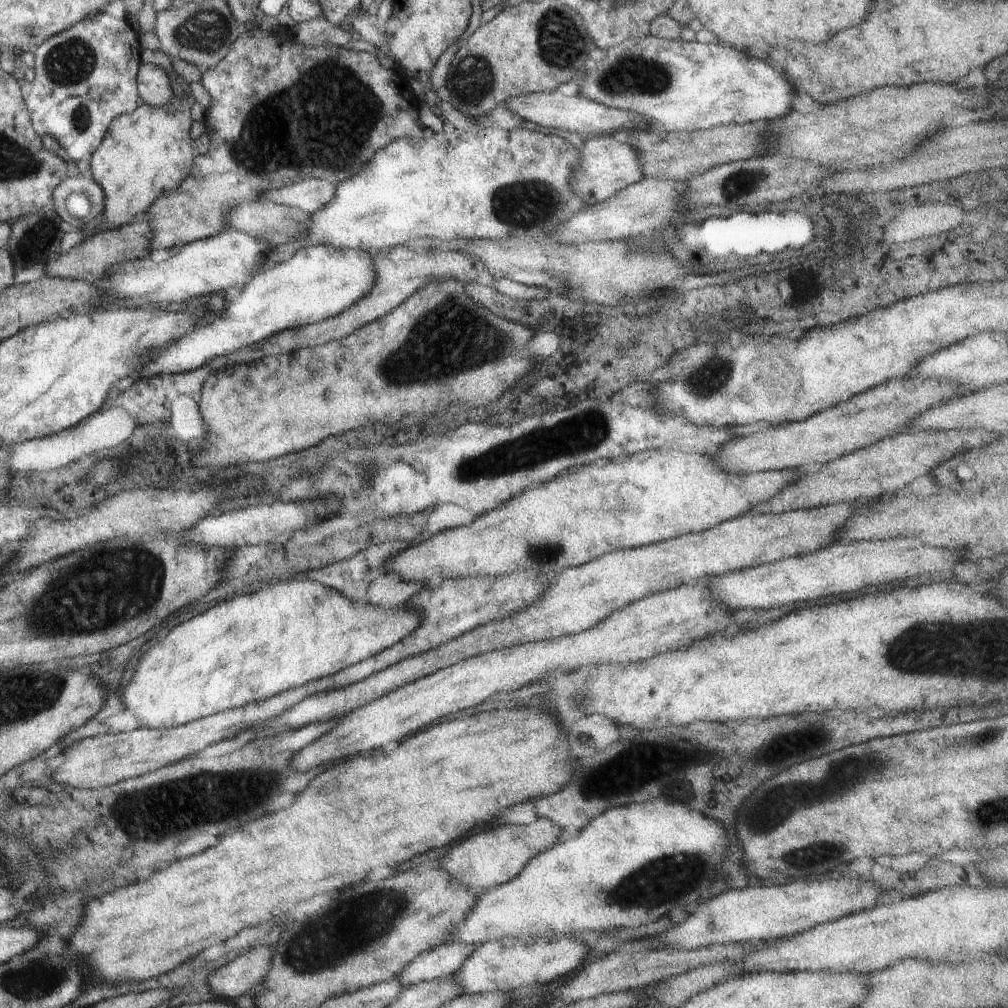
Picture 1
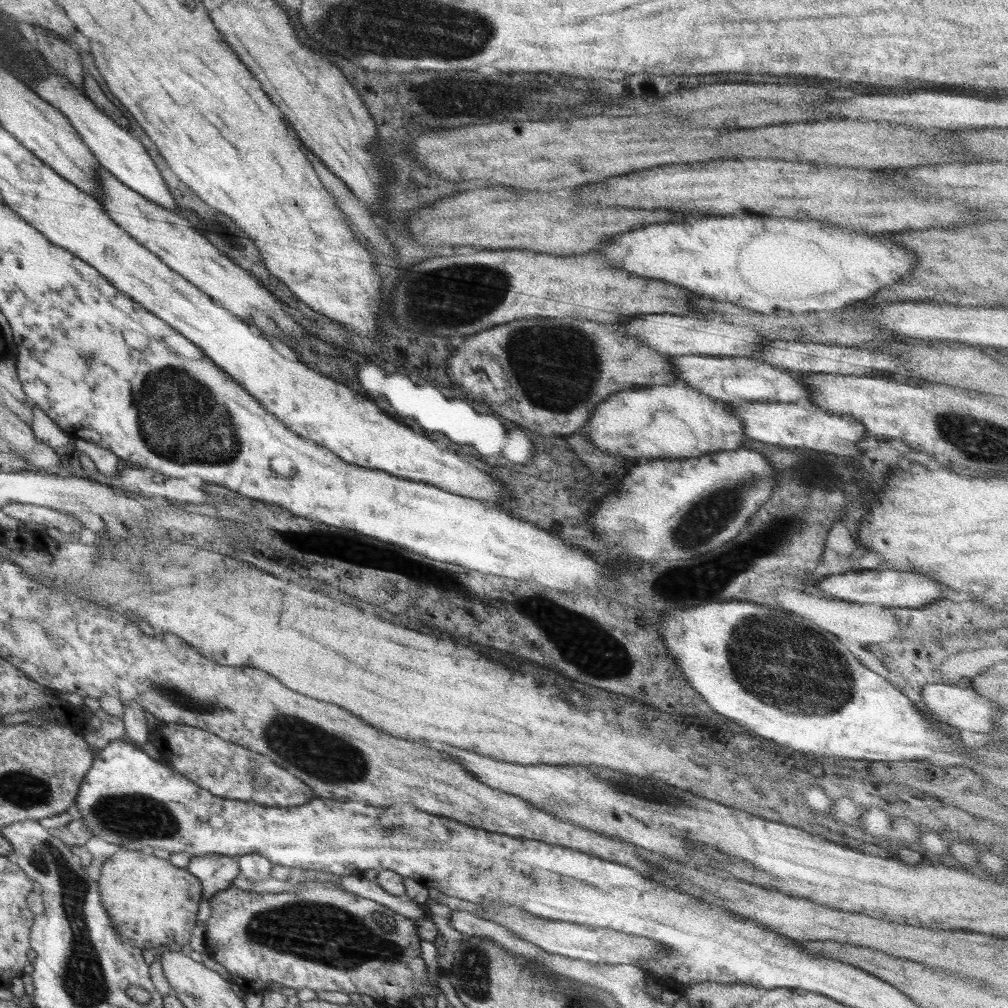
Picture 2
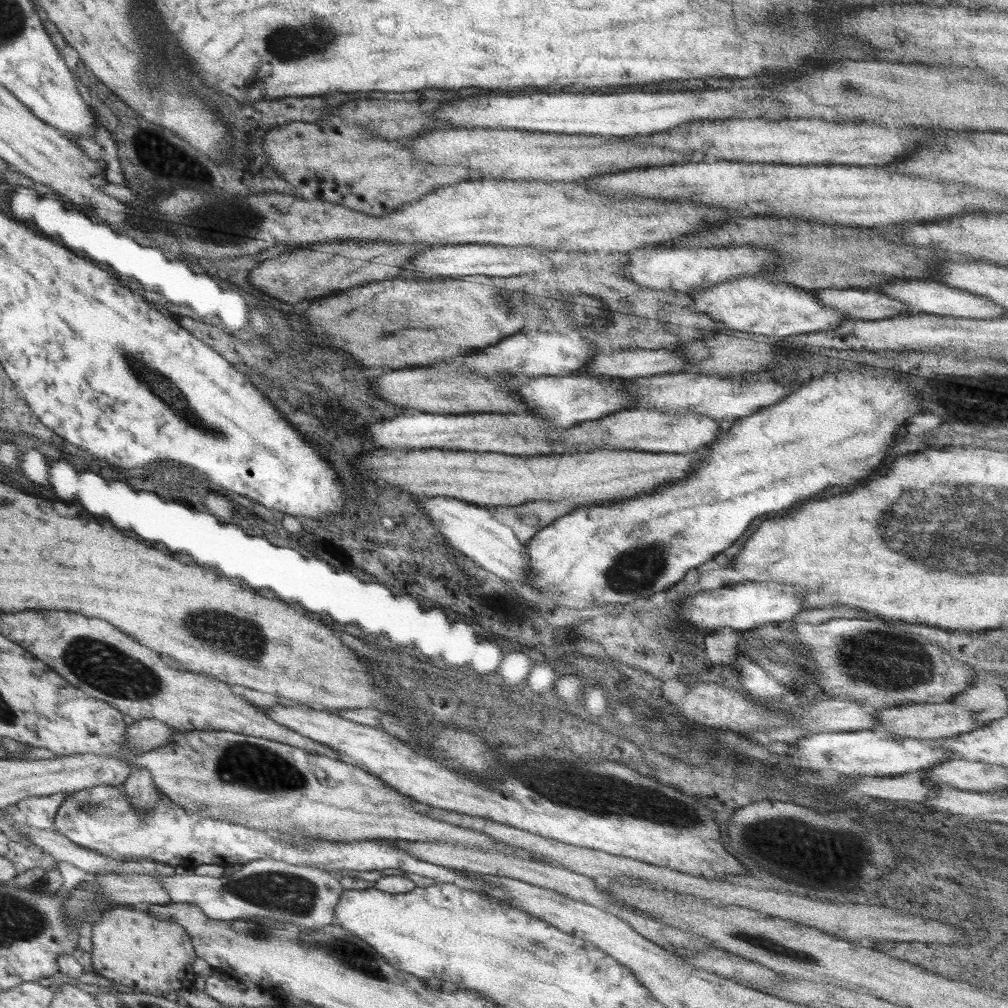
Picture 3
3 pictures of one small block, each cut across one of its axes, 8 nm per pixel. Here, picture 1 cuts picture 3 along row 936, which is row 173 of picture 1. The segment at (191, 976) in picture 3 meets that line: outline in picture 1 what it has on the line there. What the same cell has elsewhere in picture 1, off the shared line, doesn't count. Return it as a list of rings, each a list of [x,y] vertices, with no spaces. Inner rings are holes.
[[[184,94],[182,97],[175,95],[166,102],[166,106],[158,107],[140,102],[134,112],[118,116],[110,124],[108,134],[105,136],[101,147],[90,157],[93,180],[96,180],[104,190],[105,204],[103,206],[104,222],[114,227],[134,223],[143,213],[150,208],[150,204],[164,192],[179,190],[182,180],[190,174],[195,159],[193,140],[190,138],[192,126],[191,107],[195,98]]]

